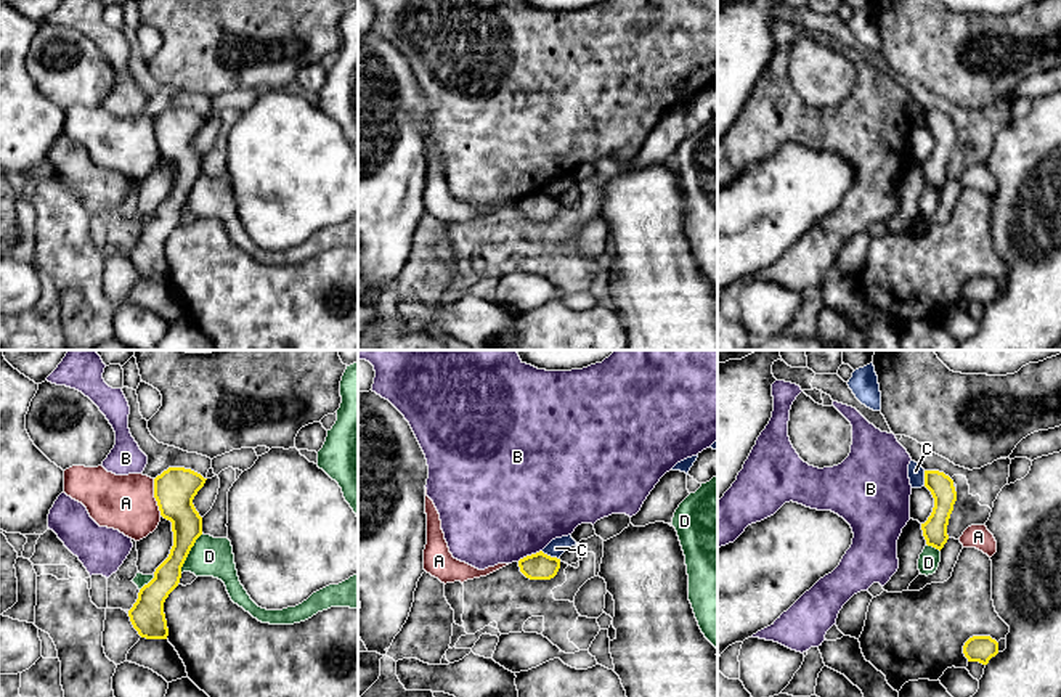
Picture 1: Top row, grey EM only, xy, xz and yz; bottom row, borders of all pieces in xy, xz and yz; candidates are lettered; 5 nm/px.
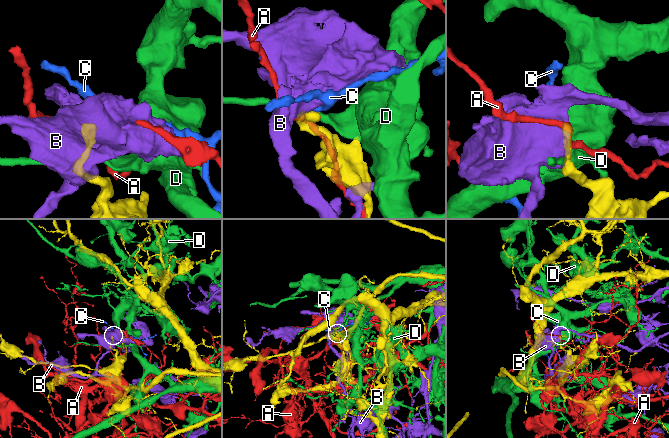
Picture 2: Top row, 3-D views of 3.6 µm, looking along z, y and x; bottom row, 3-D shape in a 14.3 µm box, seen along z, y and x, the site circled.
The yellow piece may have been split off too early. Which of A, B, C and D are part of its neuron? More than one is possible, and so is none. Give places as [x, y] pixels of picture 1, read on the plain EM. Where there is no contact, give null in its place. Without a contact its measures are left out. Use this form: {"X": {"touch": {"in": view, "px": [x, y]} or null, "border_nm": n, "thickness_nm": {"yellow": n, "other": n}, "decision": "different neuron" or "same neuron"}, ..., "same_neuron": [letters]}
{"A": {"touch": {"in": "xy", "px": [154, 137]}, "border_nm": 190, "thickness_nm": {"yellow": 200, "other": 280}, "decision": "different neuron"}, "B": {"touch": {"in": "xz", "px": [528, 196]}, "border_nm": 140, "thickness_nm": {"yellow": 140, "other": 500}, "decision": "different neuron"}, "C": {"touch": {"in": "xz", "px": [549, 196]}, "border_nm": 100, "thickness_nm": {"yellow": 140, "other": 90}, "decision": "different neuron"}, "D": {"touch": {"in": "xy", "px": [188, 193]}, "border_nm": 240, "thickness_nm": {"yellow": 170, "other": 200}, "decision": "different neuron"}, "same_neuron": []}

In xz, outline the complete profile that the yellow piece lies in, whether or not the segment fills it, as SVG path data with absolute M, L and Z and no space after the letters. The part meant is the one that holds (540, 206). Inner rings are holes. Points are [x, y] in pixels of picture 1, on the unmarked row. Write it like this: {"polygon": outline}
{"polygon": "M543 191L518 201L520 212L530 220L551 220L560 209L560 199L551 198Z"}

